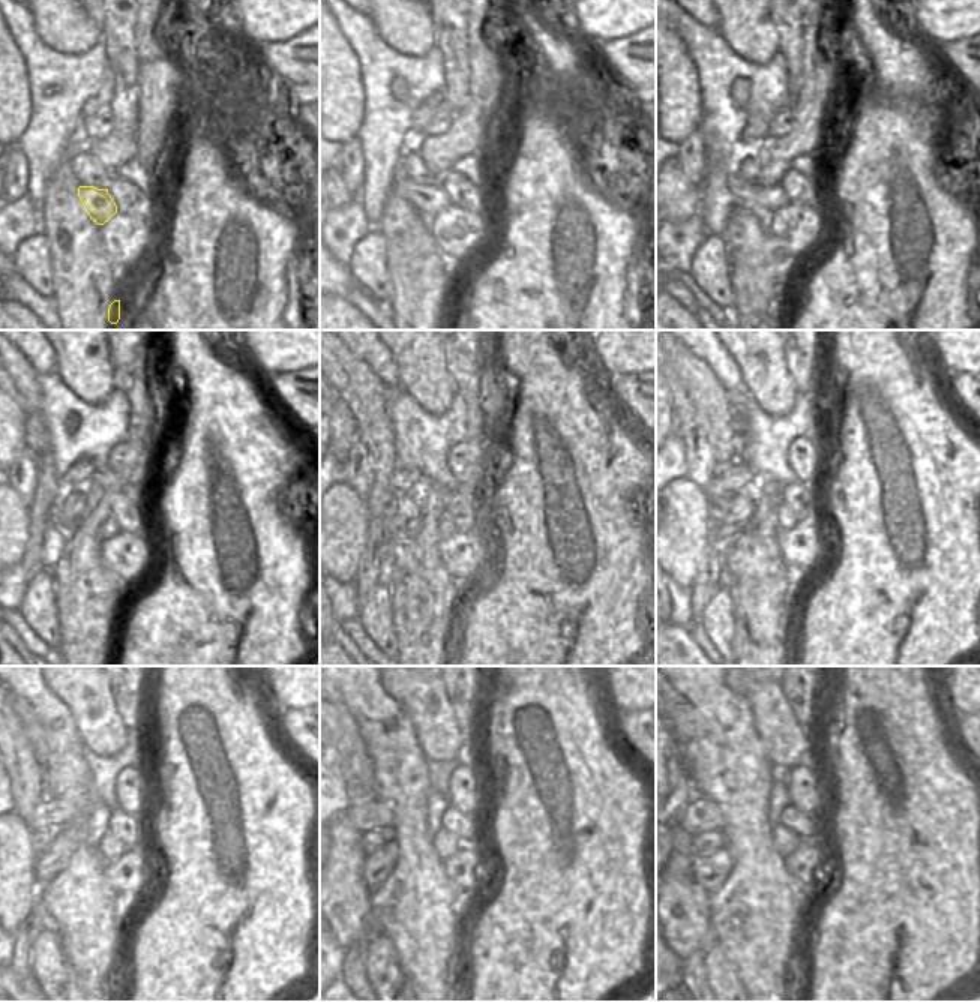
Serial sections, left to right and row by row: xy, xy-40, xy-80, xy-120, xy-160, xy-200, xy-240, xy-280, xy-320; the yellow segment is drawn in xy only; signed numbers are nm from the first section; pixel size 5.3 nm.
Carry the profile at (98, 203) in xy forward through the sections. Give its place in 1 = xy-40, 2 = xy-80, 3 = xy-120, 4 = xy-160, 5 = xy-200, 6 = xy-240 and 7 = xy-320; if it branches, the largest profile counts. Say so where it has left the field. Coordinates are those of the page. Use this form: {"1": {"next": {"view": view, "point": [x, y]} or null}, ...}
{"1": {"next": {"view": "xy-40", "point": [431, 200]}}, "2": {"next": {"view": "xy-80", "point": [745, 194]}}, "3": {"next": {"view": "xy-120", "point": [110, 528]}}, "4": {"next": {"view": "xy-160", "point": [446, 525]}}, "5": {"next": {"view": "xy-200", "point": [787, 518]}}, "6": {"next": {"view": "xy-240", "point": [110, 848]}}, "7": {"next": {"view": "xy-320", "point": [785, 840]}}}

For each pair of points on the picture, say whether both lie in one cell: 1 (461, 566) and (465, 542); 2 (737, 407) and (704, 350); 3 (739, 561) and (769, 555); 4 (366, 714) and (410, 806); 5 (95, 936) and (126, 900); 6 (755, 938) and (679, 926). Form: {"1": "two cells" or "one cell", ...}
{"1": "one cell", "2": "one cell", "3": "one cell", "4": "one cell", "5": "two cells", "6": "two cells"}

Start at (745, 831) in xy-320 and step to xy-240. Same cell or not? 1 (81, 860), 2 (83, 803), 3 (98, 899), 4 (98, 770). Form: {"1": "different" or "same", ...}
{"1": "same", "2": "same", "3": "same", "4": "different"}

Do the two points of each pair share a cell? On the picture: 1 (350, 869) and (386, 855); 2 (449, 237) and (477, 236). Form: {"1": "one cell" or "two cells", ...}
{"1": "two cells", "2": "one cell"}

